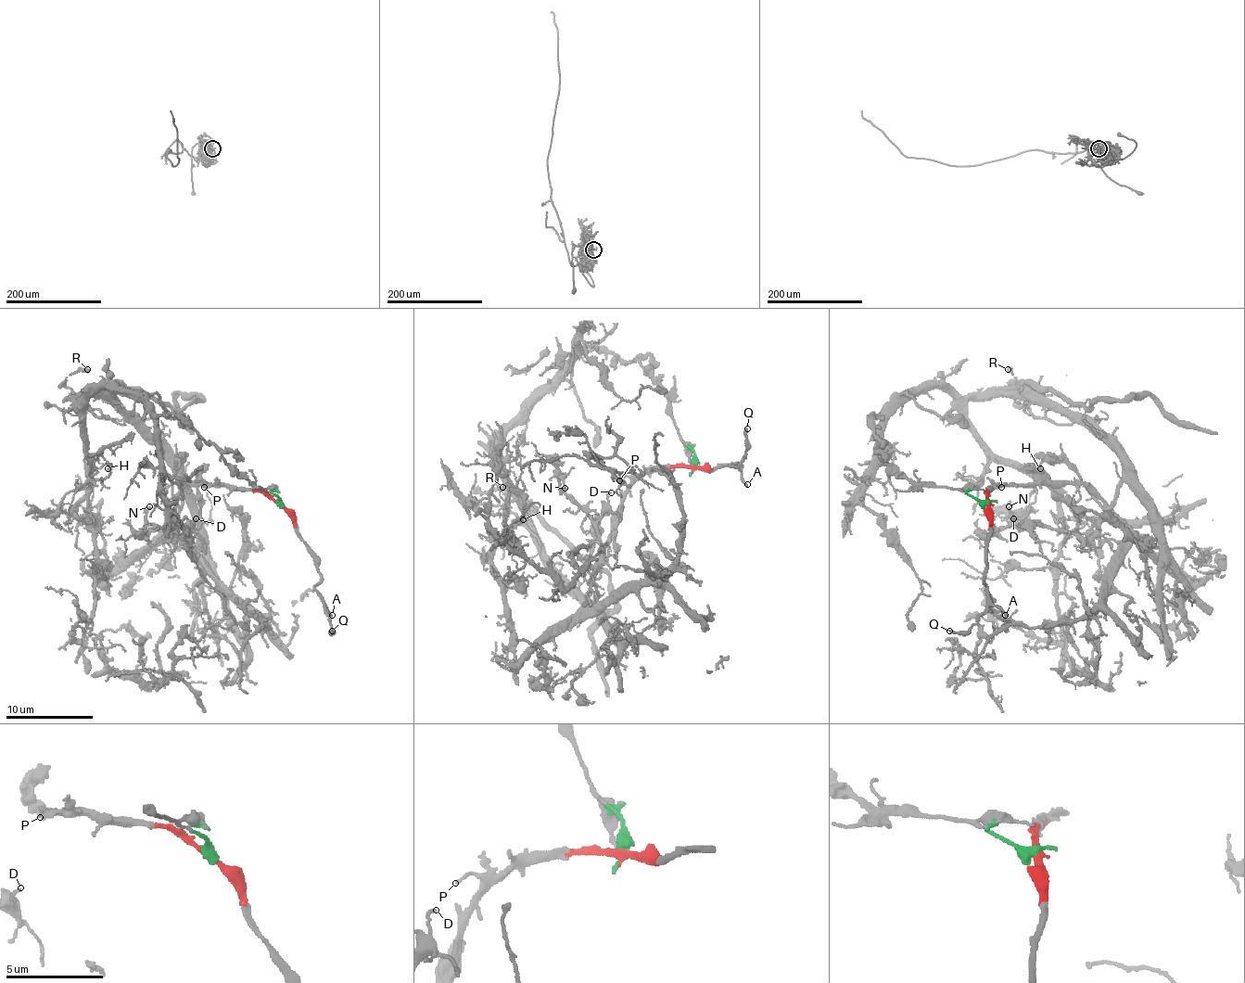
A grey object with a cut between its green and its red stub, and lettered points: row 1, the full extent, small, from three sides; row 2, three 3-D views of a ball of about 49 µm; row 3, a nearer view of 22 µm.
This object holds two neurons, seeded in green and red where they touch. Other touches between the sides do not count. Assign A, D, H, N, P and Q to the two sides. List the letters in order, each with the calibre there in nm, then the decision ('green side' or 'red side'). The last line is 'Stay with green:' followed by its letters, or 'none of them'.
A: 150 nm thick; red side
D: 140 nm thick; green side
H: 160 nm thick; green side
N: 160 nm thick; green side
P: 180 nm thick; red side
Q: 240 nm thick; red side
Stay with green: D, H, N

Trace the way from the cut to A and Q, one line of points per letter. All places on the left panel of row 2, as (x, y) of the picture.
A: (278, 504), (295, 524), (298, 537), (315, 563), (319, 582), (315, 591), (325, 602), (332, 615)
Q: (278, 504), (295, 524), (298, 537), (315, 563), (319, 574), (315, 591), (330, 632), (332, 631)

